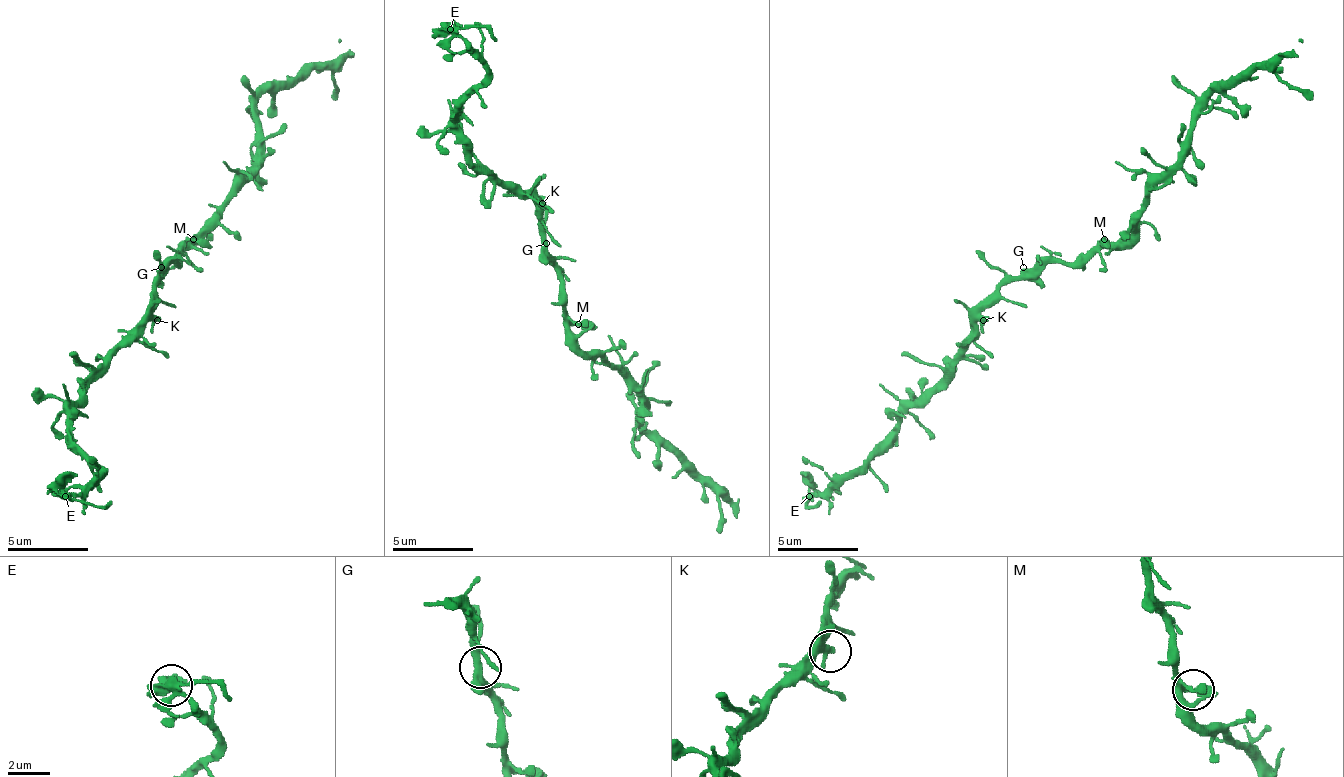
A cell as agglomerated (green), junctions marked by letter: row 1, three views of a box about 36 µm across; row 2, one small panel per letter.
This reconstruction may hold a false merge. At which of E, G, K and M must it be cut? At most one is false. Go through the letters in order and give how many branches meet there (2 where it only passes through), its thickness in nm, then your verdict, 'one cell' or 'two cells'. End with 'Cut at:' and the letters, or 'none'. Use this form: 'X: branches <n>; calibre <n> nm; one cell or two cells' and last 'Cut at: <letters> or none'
E: branches 3; calibre 240 nm; two cells
G: branches 3; calibre 320 nm; one cell
K: branches 3; calibre 360 nm; one cell
M: branches 3; calibre 280 nm; one cell
Cut at: E

